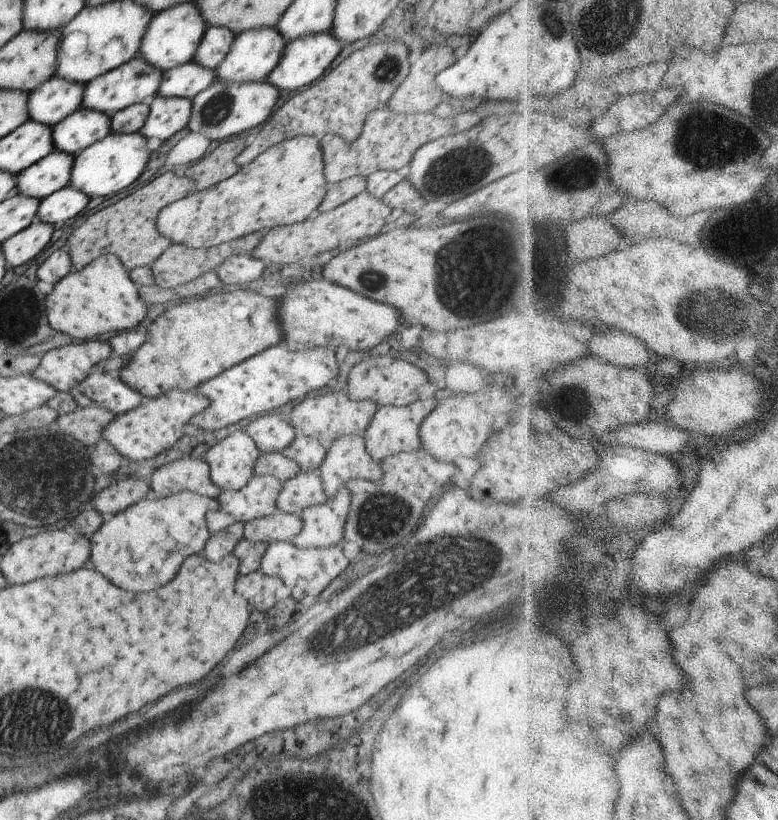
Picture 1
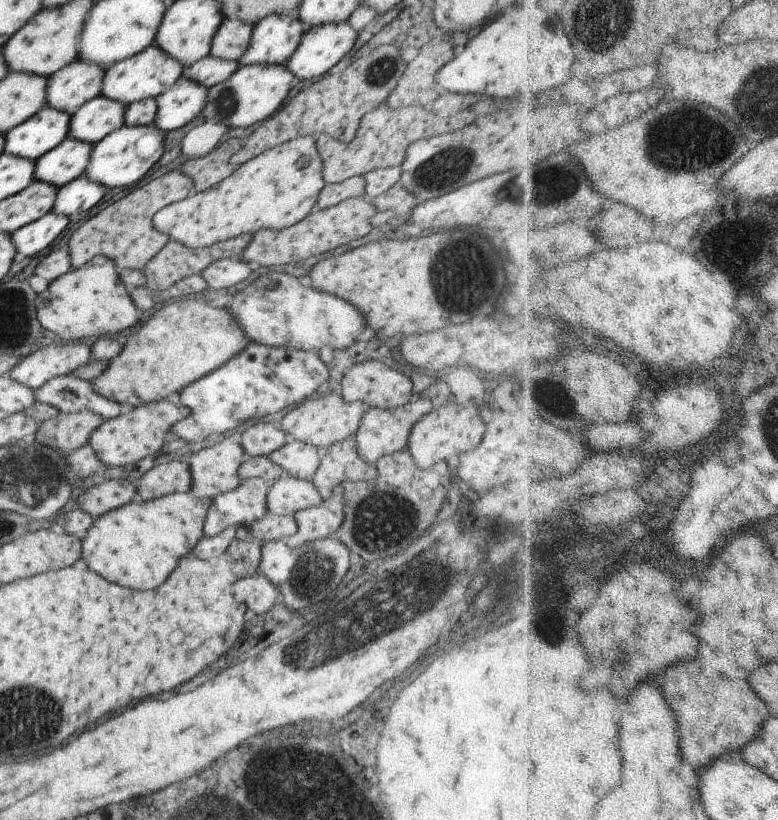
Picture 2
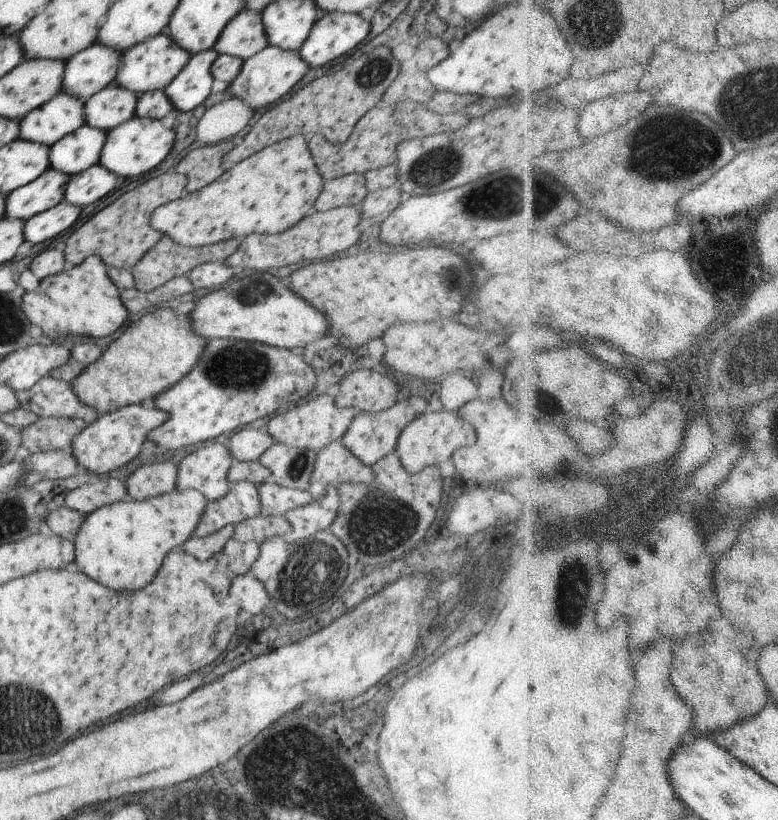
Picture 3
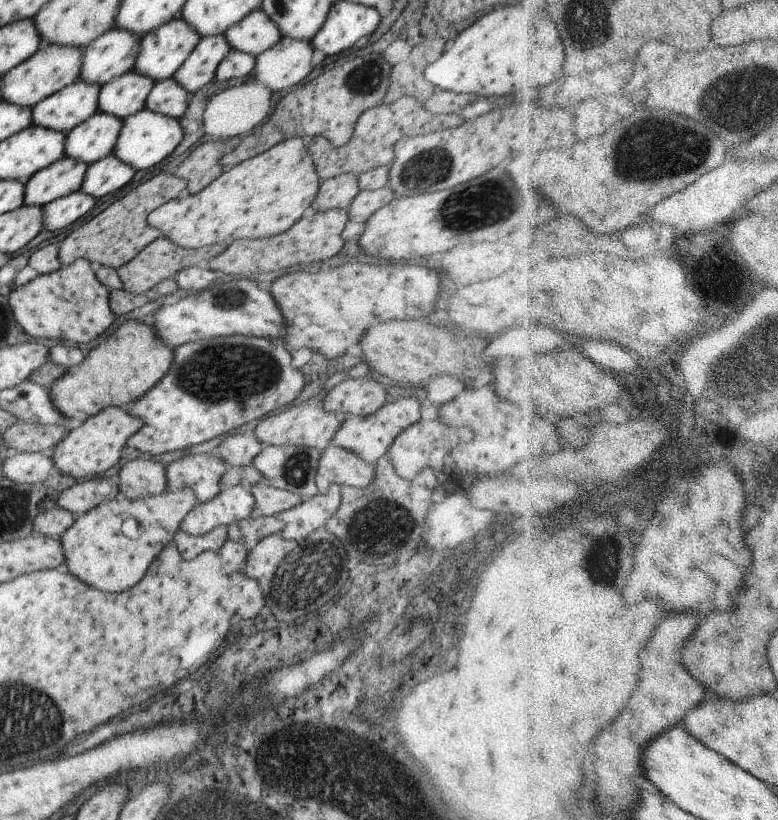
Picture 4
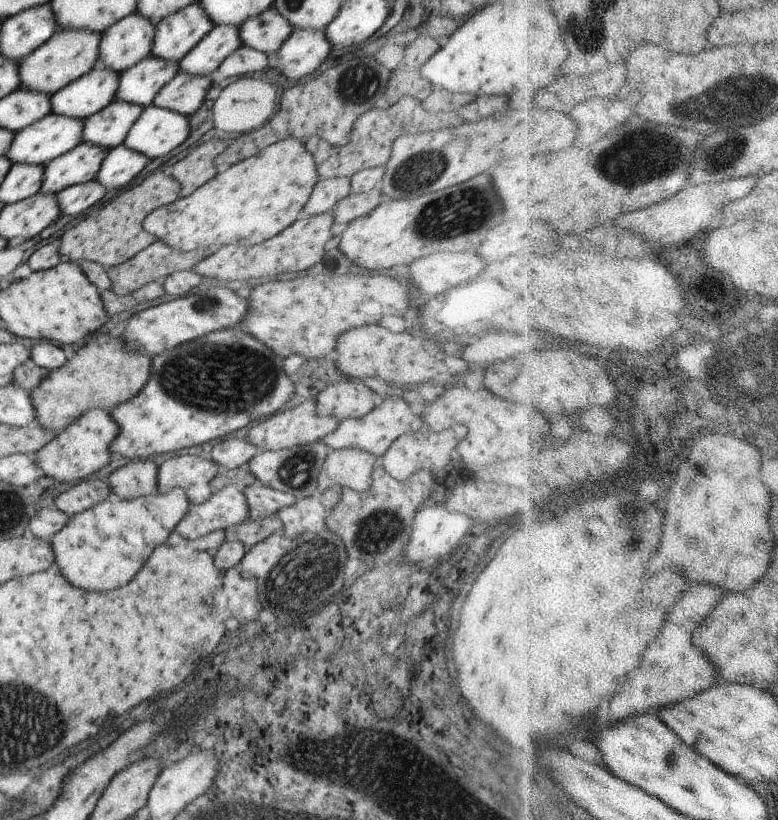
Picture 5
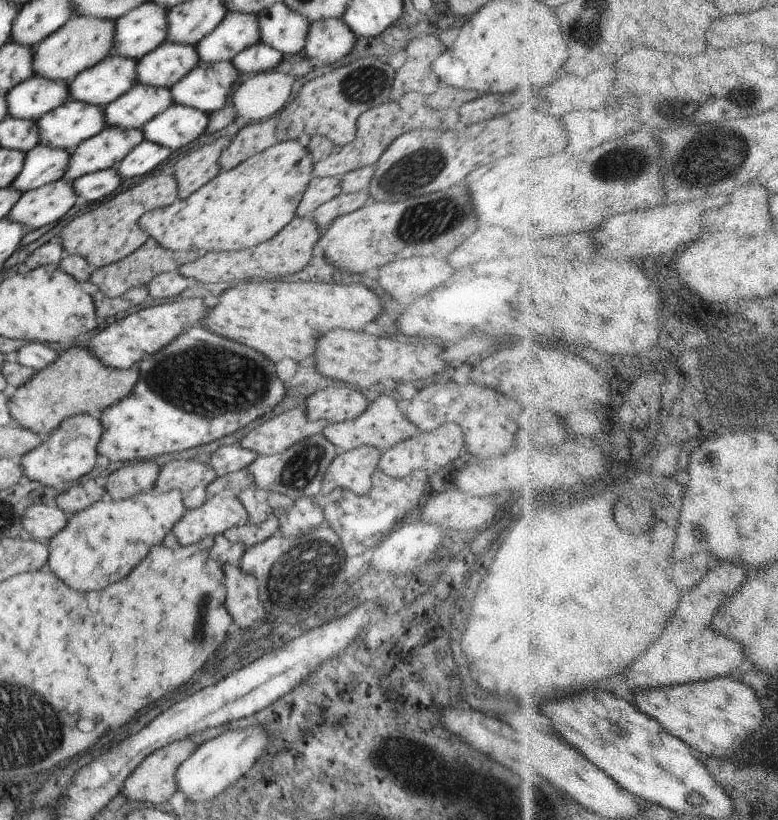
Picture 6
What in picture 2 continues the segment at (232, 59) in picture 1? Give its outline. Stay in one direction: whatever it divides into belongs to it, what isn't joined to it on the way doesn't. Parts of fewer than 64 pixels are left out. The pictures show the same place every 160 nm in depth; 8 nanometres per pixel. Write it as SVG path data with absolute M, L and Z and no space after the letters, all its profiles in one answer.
M296 12L272 14L258 20L247 51L238 61L242 65L286 64L305 33Z

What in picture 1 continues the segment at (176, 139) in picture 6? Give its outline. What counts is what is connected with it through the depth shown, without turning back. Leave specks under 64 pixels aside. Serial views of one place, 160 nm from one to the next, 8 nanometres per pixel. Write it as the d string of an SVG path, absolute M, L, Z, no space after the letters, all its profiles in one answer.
M111 131L102 140L91 144L74 156L69 184L87 194L93 202L116 195L120 190L128 188L132 182L138 180L140 174L144 172L151 156L151 152L146 147L146 141L147 138L140 132Z

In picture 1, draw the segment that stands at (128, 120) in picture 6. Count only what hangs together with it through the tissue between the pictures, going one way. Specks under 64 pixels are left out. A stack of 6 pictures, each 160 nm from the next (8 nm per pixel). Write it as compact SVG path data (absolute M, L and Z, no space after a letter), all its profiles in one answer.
M53 149L16 175L15 192L40 200L54 194L68 186L74 161L75 157L70 153Z

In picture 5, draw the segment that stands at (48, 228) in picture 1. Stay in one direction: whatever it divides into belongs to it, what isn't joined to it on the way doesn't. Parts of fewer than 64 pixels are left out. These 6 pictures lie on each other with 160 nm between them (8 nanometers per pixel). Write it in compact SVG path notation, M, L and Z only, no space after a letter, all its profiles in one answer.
M95 179L62 190L56 194L56 200L61 215L76 216L100 202L107 192L104 186L98 184L98 180Z

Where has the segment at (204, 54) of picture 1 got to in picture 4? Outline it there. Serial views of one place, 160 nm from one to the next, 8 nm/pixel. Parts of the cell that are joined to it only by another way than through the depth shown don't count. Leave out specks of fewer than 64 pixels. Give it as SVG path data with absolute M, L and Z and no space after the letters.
M261 8L226 29L224 36L232 49L253 57L271 49L283 37L278 25Z

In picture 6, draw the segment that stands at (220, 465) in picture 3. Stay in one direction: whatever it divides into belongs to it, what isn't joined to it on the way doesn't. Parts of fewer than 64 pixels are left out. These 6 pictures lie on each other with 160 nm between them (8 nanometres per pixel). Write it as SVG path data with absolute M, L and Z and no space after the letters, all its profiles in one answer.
M177 459L168 462L158 473L153 492L178 489L187 509L199 508L207 499L207 486L216 478L210 463L196 459Z

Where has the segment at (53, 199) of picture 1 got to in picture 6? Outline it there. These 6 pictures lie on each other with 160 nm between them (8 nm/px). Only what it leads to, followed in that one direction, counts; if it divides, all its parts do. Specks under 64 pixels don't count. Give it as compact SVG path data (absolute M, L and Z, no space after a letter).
M143 141L126 154L122 162L116 164L117 172L123 180L148 174L172 153L170 148L151 141Z

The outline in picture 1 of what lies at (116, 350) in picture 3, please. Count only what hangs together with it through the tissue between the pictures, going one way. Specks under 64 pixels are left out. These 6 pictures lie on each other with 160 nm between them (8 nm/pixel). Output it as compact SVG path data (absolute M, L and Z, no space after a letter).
M219 289L202 296L176 299L176 306L151 323L146 340L133 352L128 364L116 372L118 378L145 399L162 396L171 390L196 391L203 382L282 342L276 309L277 298L265 298L248 290L224 292Z

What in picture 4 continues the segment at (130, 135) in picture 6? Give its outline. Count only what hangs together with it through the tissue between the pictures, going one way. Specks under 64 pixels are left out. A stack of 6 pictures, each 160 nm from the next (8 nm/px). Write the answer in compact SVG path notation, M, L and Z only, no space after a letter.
M64 156L35 172L25 184L24 204L43 207L68 193L79 191L89 166L83 160Z

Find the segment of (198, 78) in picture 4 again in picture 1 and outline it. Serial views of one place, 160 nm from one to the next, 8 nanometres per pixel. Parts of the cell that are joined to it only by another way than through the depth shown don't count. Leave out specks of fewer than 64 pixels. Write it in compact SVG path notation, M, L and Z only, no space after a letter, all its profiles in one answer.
M154 96L149 101L149 115L139 130L147 139L168 140L189 123L193 109L192 99L188 97Z

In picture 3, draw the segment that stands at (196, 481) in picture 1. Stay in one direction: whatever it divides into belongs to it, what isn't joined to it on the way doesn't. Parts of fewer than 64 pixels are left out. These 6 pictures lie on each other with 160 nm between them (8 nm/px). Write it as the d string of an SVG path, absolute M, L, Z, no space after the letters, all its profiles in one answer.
M172 462L146 464L132 472L125 482L129 498L141 501L176 489L177 466Z

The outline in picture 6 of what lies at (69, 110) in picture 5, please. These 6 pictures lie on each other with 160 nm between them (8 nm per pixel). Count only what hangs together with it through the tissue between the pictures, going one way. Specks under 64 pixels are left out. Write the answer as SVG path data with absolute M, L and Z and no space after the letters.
M111 55L70 83L71 98L105 107L137 84L138 59Z

